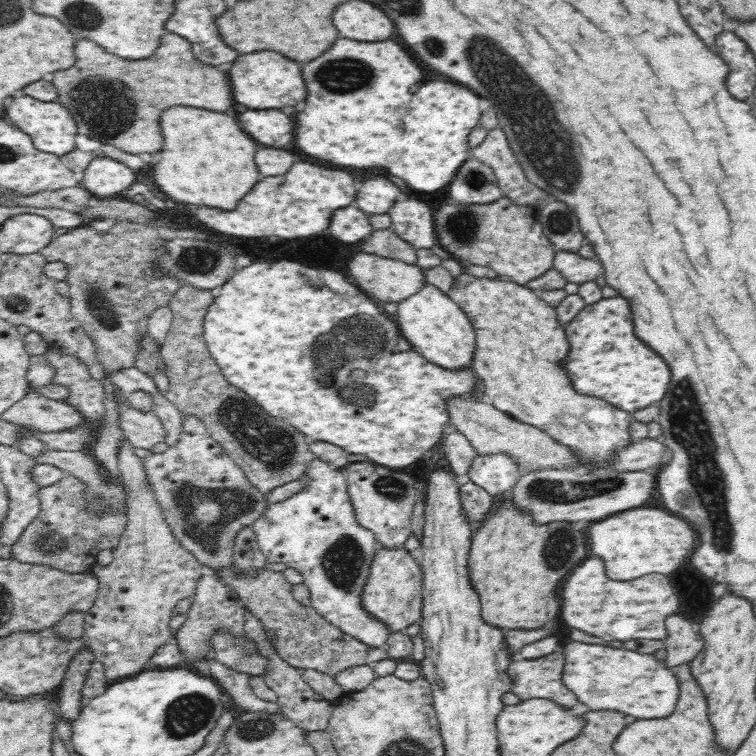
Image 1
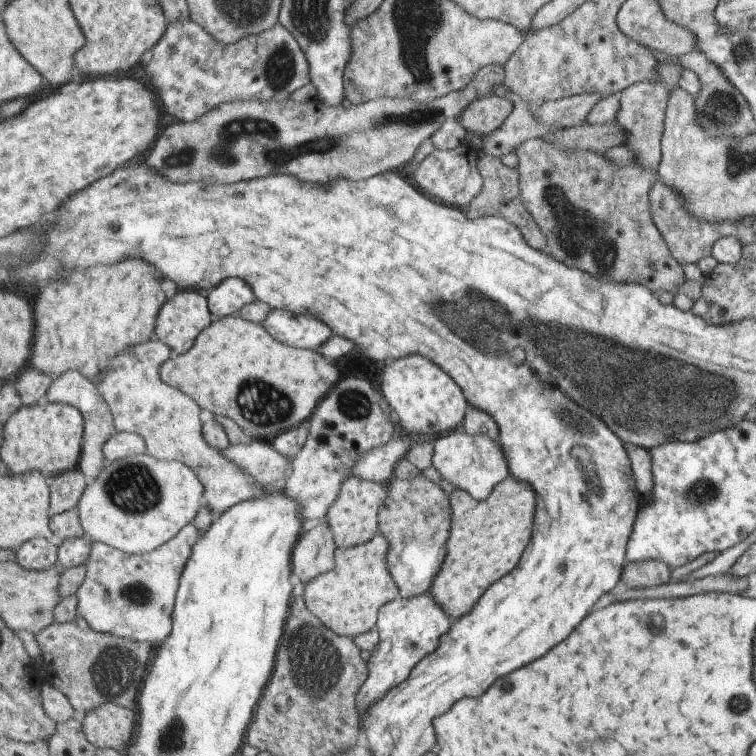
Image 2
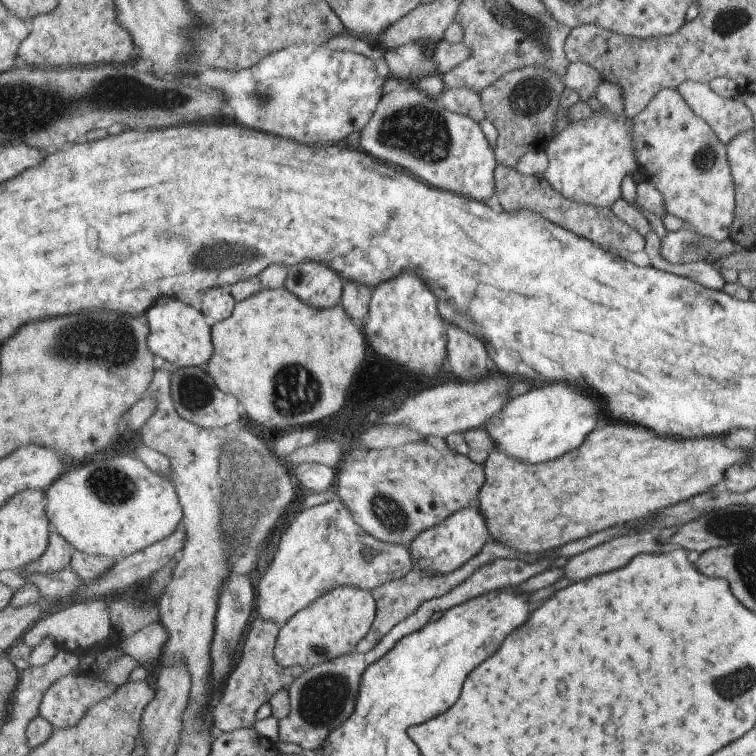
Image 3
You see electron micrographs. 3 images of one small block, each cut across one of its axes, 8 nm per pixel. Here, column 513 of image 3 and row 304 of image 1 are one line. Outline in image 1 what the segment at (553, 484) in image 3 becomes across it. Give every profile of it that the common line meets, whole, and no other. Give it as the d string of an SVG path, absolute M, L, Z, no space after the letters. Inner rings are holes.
M466 272L454 278L448 296L462 308L476 330L472 370L486 390L486 402L512 420L542 430L556 444L564 446L574 458L570 470L586 474L612 472L620 460L620 450L634 444L630 436L632 414L616 410L602 398L582 396L574 390L562 366L572 348L556 308L548 306L538 298L538 292L526 286L506 278L478 280Z

